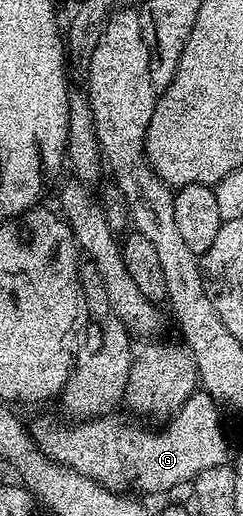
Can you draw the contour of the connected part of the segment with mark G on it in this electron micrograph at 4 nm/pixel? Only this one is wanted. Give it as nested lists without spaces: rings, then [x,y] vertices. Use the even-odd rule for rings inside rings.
[[[195,391],[188,398],[186,402],[178,409],[178,412],[169,418],[167,429],[162,429],[159,433],[153,433],[150,429],[141,429],[138,425],[129,425],[124,418],[119,415],[107,415],[104,417],[95,417],[93,419],[82,419],[77,423],[70,423],[74,425],[61,425],[58,421],[49,421],[46,417],[38,417],[34,421],[34,426],[30,425],[28,432],[34,439],[34,444],[38,446],[44,456],[51,457],[53,461],[57,461],[60,465],[67,465],[69,469],[75,469],[80,475],[84,475],[88,479],[92,479],[98,485],[102,485],[105,489],[111,491],[126,491],[126,488],[131,485],[138,493],[158,493],[161,489],[174,489],[177,485],[193,482],[194,478],[198,476],[200,471],[208,471],[208,467],[216,467],[217,465],[227,464],[226,458],[226,437],[222,434],[222,425],[218,422],[218,409],[213,397],[205,391]]]

